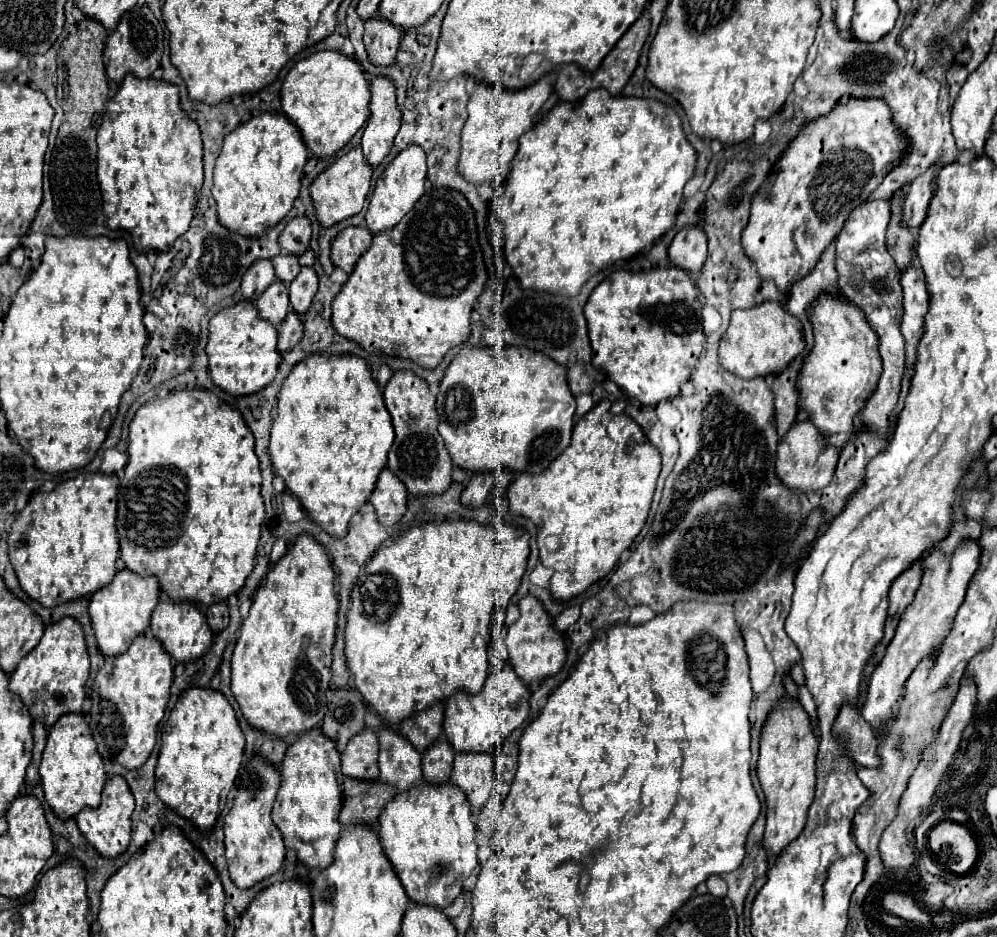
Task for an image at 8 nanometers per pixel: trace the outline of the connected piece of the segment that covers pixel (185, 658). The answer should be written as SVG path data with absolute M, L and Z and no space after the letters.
M161 598L153 618L151 618L151 636L155 636L165 652L175 660L175 662L195 662L199 660L213 644L213 632L207 626L205 616L195 608L195 604L171 604L171 600Z

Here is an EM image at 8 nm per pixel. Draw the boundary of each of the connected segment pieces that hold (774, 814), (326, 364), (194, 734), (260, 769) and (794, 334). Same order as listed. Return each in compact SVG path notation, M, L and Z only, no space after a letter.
M781 700L779 708L771 712L761 736L761 754L757 762L757 776L767 798L767 826L763 848L779 856L803 830L807 810L815 798L815 756L817 736L807 712L795 700Z
M309 356L309 360L297 364L291 374L285 378L281 392L279 392L279 408L277 408L277 418L273 420L271 426L271 444L269 444L269 458L273 464L273 470L277 476L283 478L285 488L291 496L295 496L301 506L305 508L305 512L309 514L309 518L319 524L327 534L335 536L335 538L343 538L347 536L347 526L349 520L359 512L359 508L369 500L371 492L375 490L375 482L379 478L379 472L385 468L387 464L387 452L393 444L393 424L391 424L391 416L383 404L383 392L379 390L379 386L375 384L365 360L355 360L355 356Z
M209 688L185 690L161 732L161 750L155 768L157 796L199 830L211 830L225 810L229 790L235 786L243 762L243 748L245 736L227 698Z
M259 754L251 756L247 768L243 768L237 780L237 796L229 814L225 816L225 856L229 876L241 890L251 888L271 874L279 872L285 860L285 844L281 832L271 820L271 808L279 790L279 782L279 770L267 768Z
M767 300L749 310L733 312L731 324L721 338L719 358L729 372L741 378L755 378L755 376L767 376L771 372L779 374L803 350L805 350L803 324L793 314L789 314L783 302Z

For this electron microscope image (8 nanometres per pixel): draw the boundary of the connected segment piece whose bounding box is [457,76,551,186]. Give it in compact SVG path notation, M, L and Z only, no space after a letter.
M543 76L539 82L519 92L503 92L483 82L477 84L475 94L469 98L467 104L469 116L461 132L461 152L457 160L457 172L475 186L491 182L497 176L497 168L513 160L521 134L533 128L535 116L549 98L549 92L551 84L547 76Z

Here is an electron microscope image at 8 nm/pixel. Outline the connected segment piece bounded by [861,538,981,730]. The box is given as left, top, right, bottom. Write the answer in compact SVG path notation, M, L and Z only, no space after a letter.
M969 538L957 544L957 548L953 550L953 554L945 554L943 550L935 548L925 560L923 560L923 574L921 574L921 586L917 590L915 602L911 604L911 608L907 608L907 612L903 612L903 616L899 618L895 636L891 640L891 644L885 650L885 656L881 658L881 662L877 664L871 682L869 682L869 692L867 692L867 700L861 708L861 716L875 728L879 730L883 720L891 718L893 706L897 704L897 700L901 698L901 686L905 684L905 680L911 676L911 672L915 670L915 666L925 658L935 654L935 650L939 648L945 632L949 632L955 612L959 608L959 604L965 598L965 590L969 580L973 578L975 570L979 568L979 558L981 558L981 546L977 540Z

